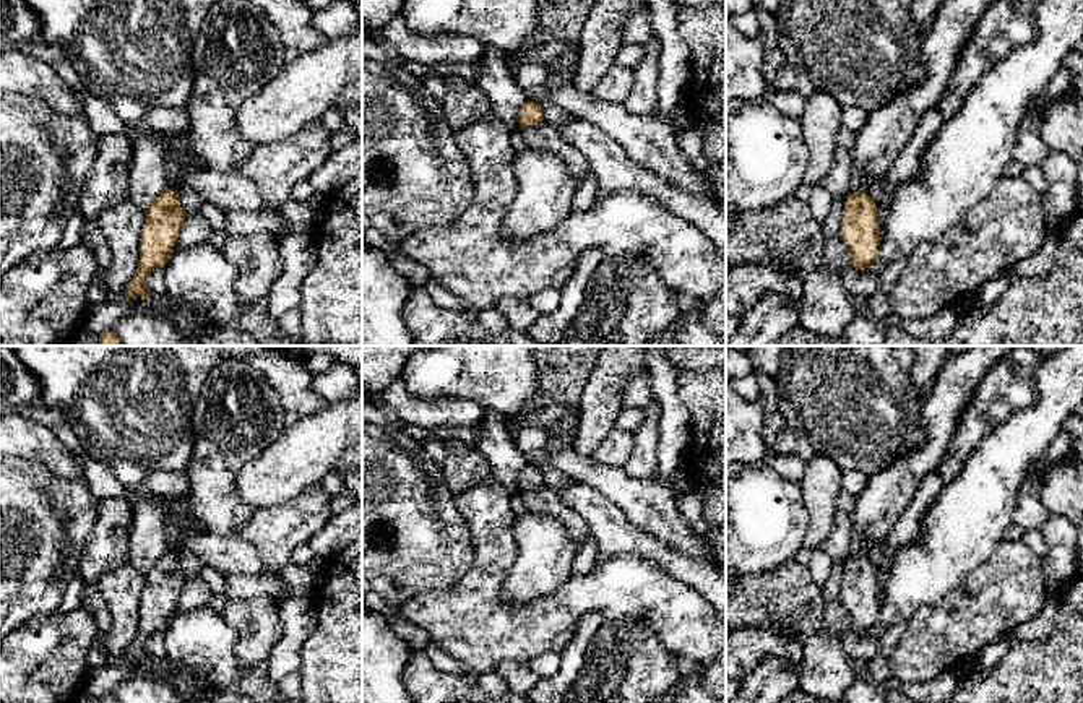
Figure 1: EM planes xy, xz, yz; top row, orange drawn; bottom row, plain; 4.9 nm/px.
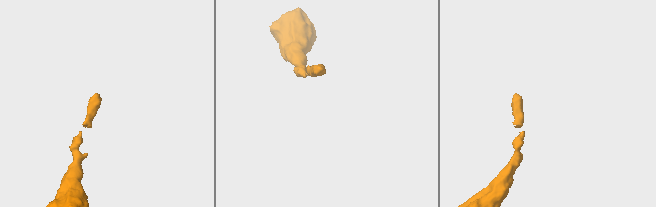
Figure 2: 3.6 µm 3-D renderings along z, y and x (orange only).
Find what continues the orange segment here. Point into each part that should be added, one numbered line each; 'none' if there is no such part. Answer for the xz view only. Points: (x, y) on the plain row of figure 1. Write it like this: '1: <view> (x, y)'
none

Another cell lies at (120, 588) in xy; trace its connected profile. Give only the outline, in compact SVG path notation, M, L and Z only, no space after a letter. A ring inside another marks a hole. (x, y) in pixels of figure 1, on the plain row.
M128 562L99 576L97 593L110 610L110 628L96 641L115 662L136 636L145 583L146 576Z

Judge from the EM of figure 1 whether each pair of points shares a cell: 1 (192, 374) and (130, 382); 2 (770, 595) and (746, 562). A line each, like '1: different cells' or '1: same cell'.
1: different cells
2: different cells

